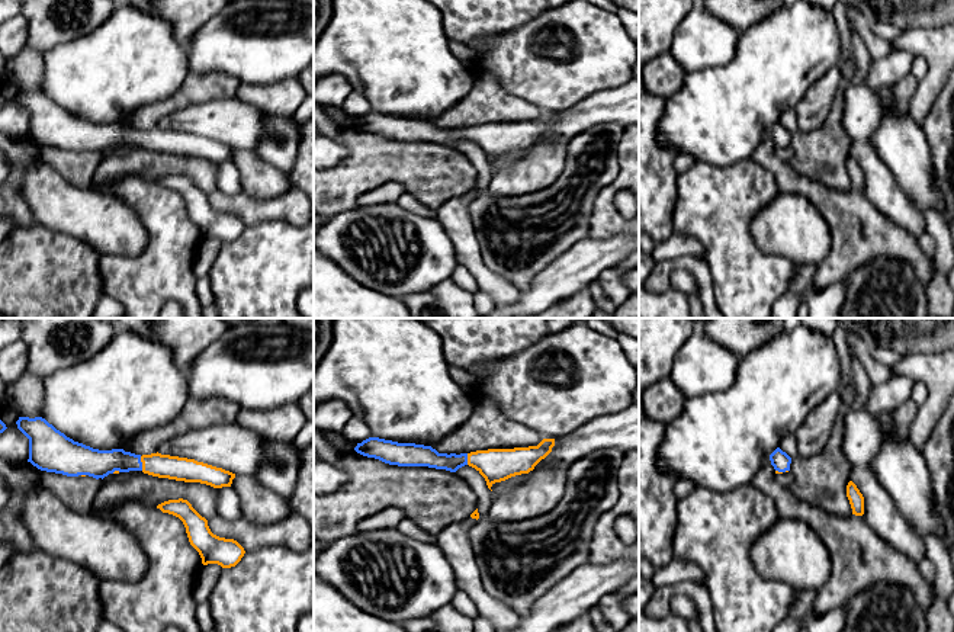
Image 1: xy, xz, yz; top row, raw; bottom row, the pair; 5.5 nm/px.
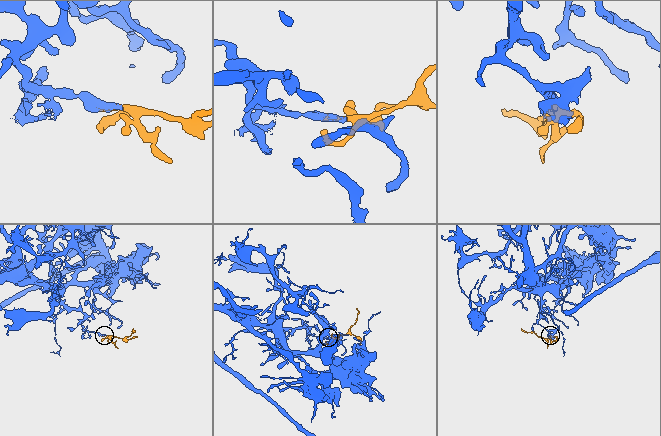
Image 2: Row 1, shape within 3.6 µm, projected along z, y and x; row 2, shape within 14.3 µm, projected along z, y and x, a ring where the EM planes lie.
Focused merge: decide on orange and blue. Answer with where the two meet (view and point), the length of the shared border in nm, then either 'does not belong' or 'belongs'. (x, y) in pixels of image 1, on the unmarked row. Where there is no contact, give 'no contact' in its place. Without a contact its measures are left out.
meets orange in xy at (143, 138); contact 80 nm long; belongs

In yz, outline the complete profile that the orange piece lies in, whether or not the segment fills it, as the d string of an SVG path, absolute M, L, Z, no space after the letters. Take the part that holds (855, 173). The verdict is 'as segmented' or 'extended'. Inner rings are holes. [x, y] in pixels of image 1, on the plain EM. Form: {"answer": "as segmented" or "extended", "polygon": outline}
{"answer": "as segmented", "polygon": "M849 155L847 160L847 171L849 174L852 189L863 190L864 189L864 171L852 155Z"}

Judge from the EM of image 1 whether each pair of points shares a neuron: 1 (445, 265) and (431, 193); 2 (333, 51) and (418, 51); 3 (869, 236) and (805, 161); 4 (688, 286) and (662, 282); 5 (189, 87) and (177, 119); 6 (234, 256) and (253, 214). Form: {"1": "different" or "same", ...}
{"1": "different", "2": "same", "3": "different", "4": "different", "5": "different", "6": "different"}

